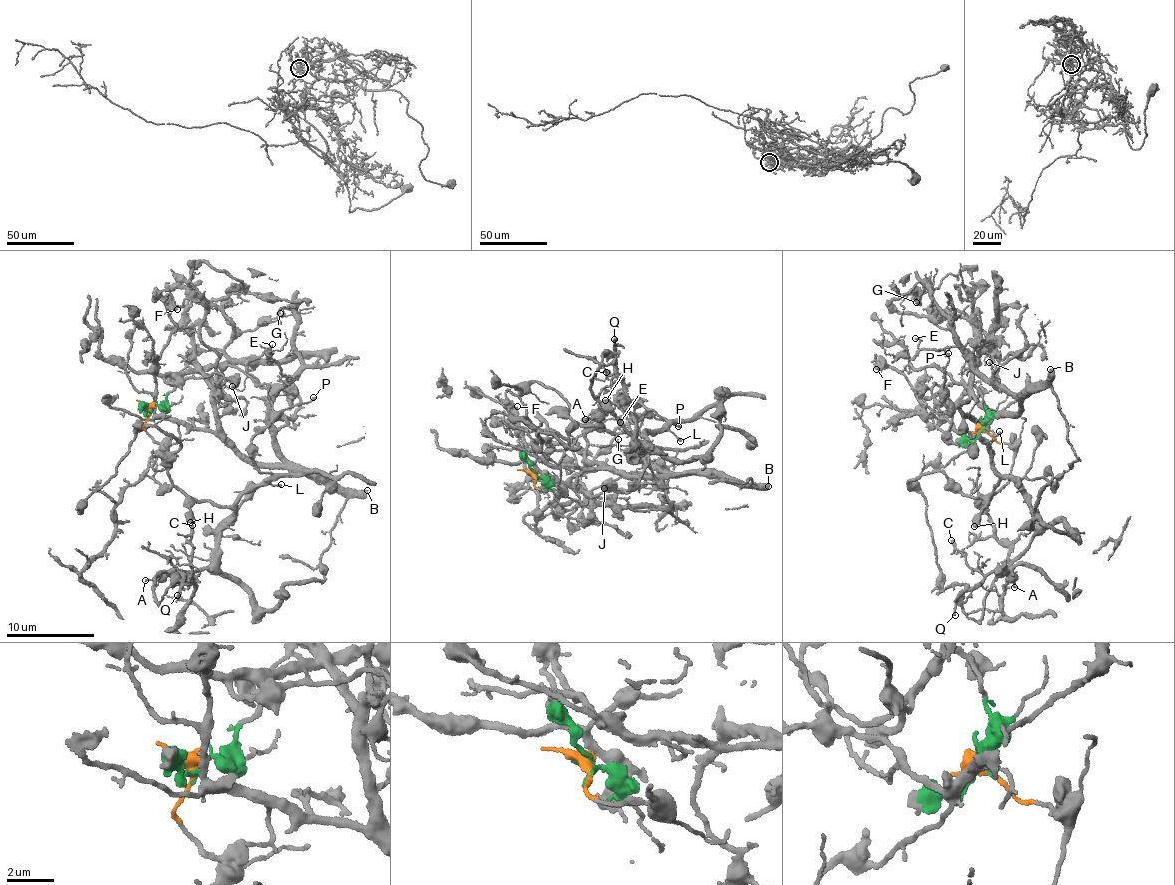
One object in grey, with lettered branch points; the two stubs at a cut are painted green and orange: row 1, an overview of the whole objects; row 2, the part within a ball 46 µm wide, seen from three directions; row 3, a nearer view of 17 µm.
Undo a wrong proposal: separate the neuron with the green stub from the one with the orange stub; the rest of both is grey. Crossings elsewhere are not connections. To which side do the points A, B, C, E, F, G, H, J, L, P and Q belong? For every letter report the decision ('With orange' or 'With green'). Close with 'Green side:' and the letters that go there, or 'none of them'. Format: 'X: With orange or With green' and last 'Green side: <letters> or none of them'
A: With orange
B: With green
C: With orange
E: With green
F: With green
G: With green
H: With orange
J: With green
L: With orange
P: With orange
Q: With orange
Green side: B, E, F, G, J

